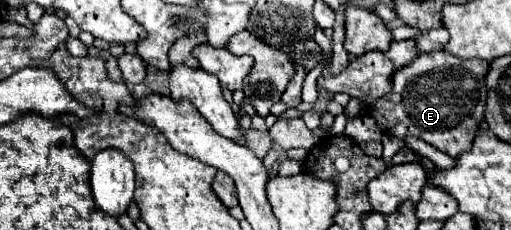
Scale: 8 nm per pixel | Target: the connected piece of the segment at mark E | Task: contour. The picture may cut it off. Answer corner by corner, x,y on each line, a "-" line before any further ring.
446,51
420,53
410,67
394,73
394,89
378,99
374,107
368,107
368,113
376,117
378,125
386,135
394,137
418,137
432,147
458,157
472,149
472,141
484,121
486,107
486,73
490,63
484,59
462,61

